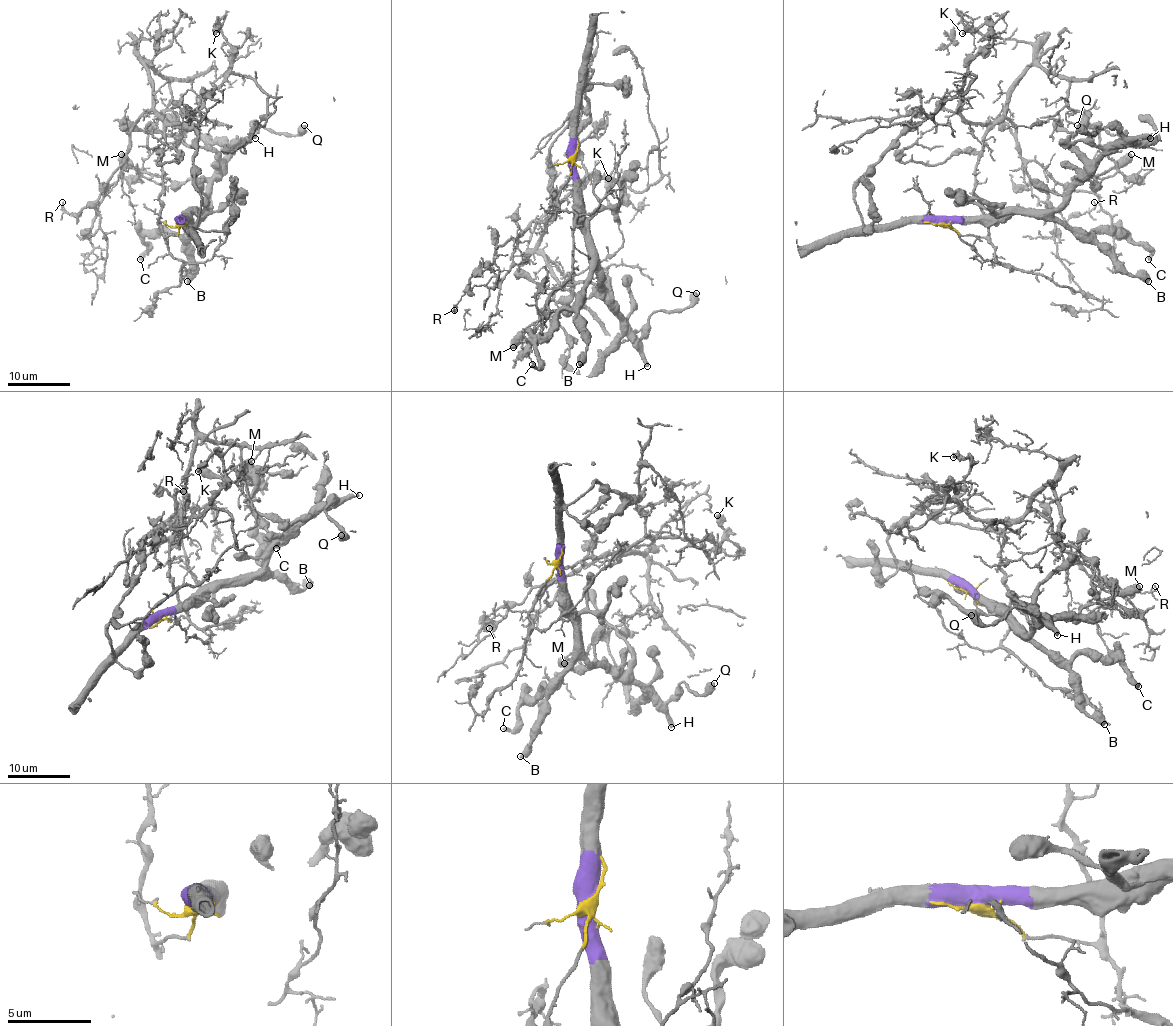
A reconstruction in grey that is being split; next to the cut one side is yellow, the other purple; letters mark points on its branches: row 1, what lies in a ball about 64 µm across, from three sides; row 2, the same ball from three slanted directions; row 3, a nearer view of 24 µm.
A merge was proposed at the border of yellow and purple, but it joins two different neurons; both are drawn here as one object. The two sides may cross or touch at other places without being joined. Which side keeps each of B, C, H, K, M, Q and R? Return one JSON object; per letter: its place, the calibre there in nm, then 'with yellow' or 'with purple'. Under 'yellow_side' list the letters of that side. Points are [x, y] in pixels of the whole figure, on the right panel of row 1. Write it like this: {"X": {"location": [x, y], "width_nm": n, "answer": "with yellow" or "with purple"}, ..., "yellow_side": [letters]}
{"B": {"location": [1148, 281], "width_nm": 550, "answer": "with purple"}, "C": {"location": [1148, 259], "width_nm": 400, "answer": "with purple"}, "H": {"location": [1150, 138], "width_nm": 480, "answer": "with purple"}, "K": {"location": [962, 33], "width_nm": 360, "answer": "with yellow"}, "M": {"location": [1131, 154], "width_nm": 750, "answer": "with purple"}, "Q": {"location": [1077, 125], "width_nm": 650, "answer": "with purple"}, "R": {"location": [1094, 202], "width_nm": 150, "answer": "with yellow"}, "yellow_side": ["K", "R"]}

